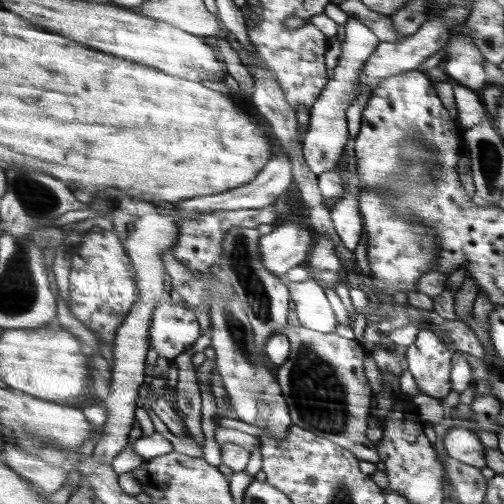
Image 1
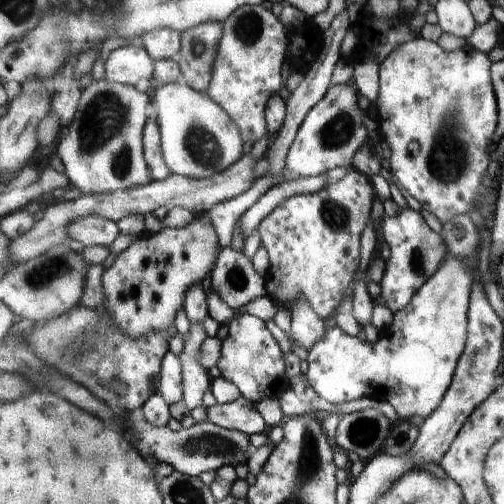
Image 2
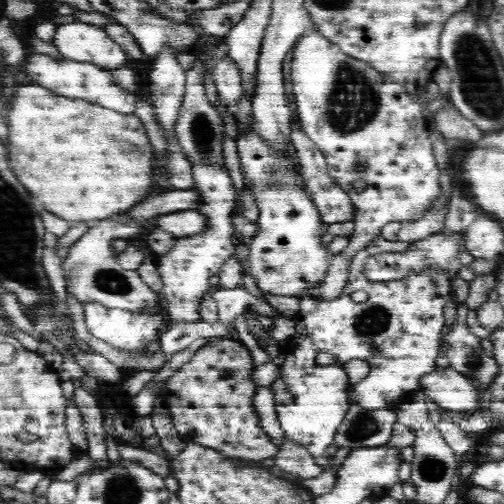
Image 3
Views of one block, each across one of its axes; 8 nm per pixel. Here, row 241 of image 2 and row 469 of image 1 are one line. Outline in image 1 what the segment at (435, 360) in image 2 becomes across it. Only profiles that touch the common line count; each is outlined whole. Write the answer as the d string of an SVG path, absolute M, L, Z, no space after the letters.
M451 428L445 436L445 448L449 458L457 458L463 464L469 464L473 468L489 468L487 466L487 448L483 446L483 440L479 440L477 432L467 428Z

